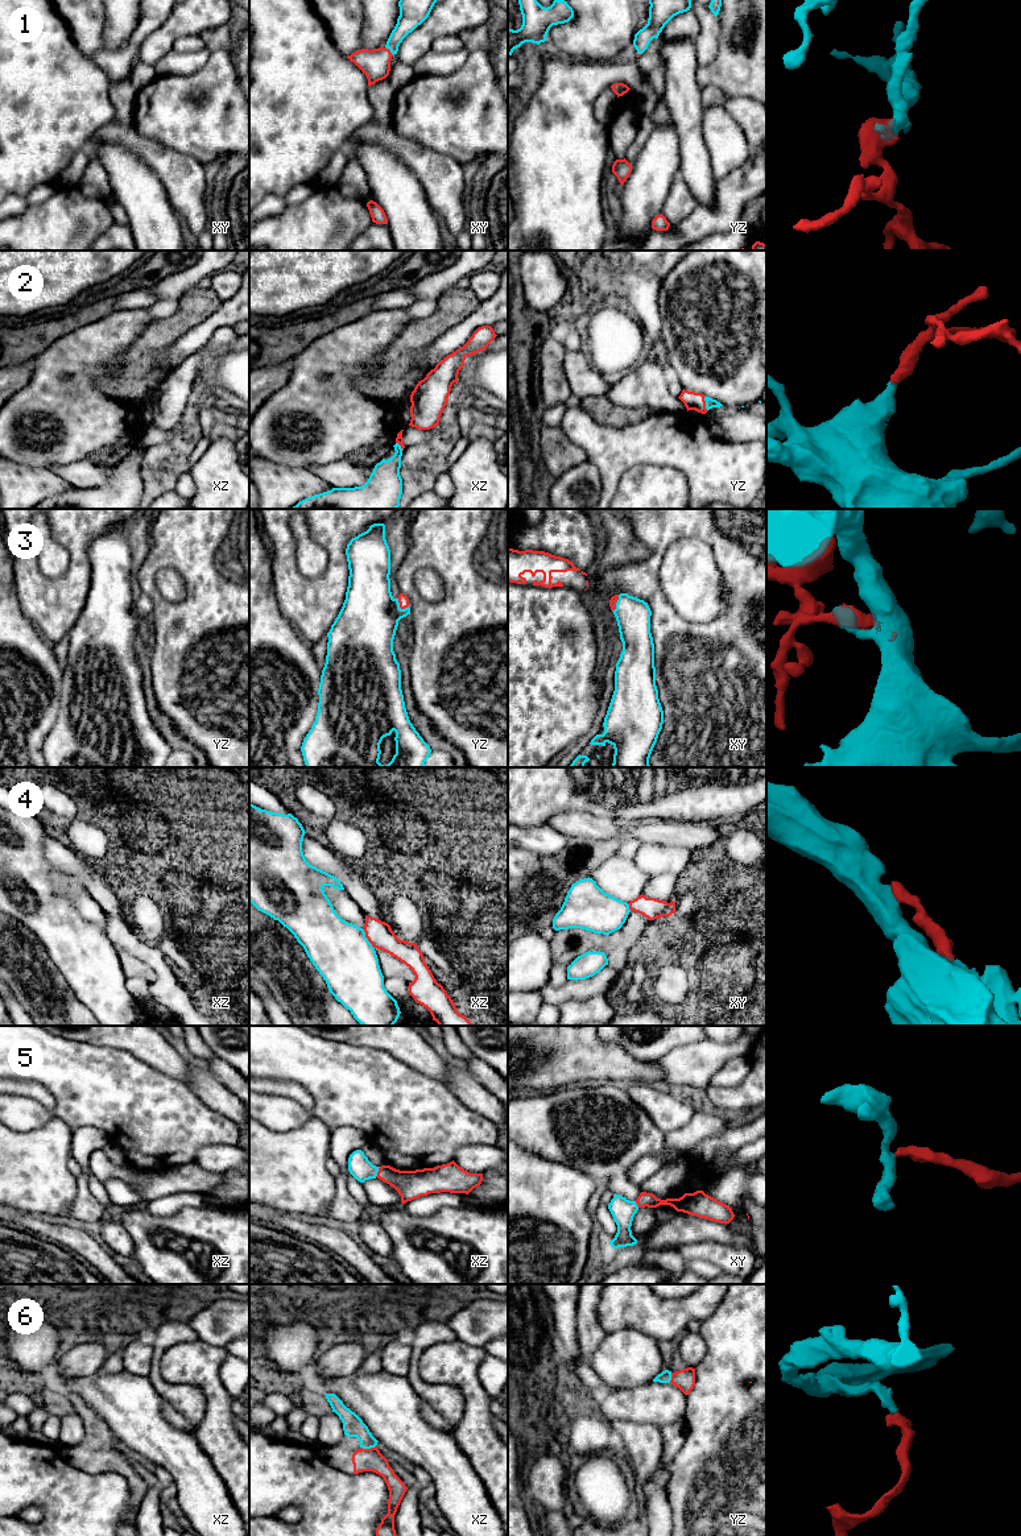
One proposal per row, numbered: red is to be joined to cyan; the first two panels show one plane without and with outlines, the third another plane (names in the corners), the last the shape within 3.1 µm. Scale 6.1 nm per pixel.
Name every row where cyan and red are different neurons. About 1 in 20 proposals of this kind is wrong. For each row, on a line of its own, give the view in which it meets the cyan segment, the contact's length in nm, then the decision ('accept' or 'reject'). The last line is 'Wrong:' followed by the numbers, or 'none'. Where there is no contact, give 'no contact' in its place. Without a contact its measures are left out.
1: meets cyan in xy; contact 80 nm long; accept
2: meets cyan in yz; contact 100 nm long; accept
3: meets cyan in yz; contact 90 nm long; accept
4: meets cyan in xz; contact 140 nm long; accept
5: meets cyan in xz; contact 70 nm long; accept
6: meets cyan in xz; contact 100 nm long; accept
Wrong: none

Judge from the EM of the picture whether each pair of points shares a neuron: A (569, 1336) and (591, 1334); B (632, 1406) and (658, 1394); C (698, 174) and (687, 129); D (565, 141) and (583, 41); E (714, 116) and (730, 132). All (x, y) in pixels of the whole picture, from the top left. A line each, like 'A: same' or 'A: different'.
A: different
B: same
C: same
D: different
E: same

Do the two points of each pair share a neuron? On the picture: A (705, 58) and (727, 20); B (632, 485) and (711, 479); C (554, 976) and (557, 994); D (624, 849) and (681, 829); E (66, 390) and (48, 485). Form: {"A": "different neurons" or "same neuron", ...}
{"A": "different neurons", "B": "different neurons", "C": "different neurons", "D": "different neurons", "E": "same neuron"}

